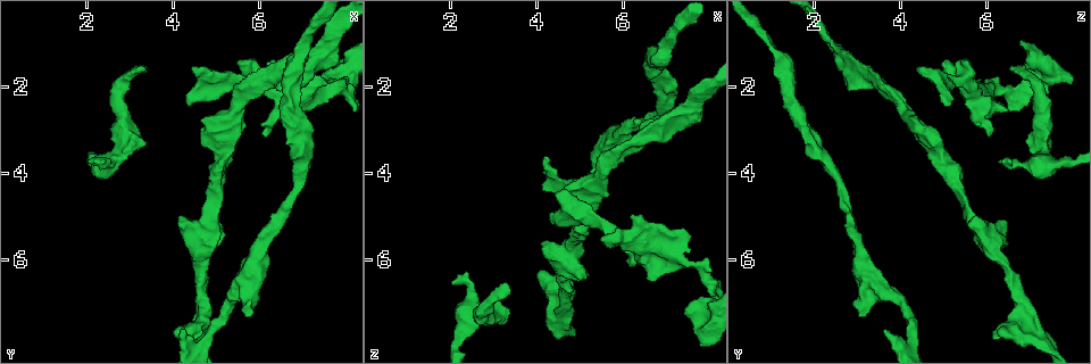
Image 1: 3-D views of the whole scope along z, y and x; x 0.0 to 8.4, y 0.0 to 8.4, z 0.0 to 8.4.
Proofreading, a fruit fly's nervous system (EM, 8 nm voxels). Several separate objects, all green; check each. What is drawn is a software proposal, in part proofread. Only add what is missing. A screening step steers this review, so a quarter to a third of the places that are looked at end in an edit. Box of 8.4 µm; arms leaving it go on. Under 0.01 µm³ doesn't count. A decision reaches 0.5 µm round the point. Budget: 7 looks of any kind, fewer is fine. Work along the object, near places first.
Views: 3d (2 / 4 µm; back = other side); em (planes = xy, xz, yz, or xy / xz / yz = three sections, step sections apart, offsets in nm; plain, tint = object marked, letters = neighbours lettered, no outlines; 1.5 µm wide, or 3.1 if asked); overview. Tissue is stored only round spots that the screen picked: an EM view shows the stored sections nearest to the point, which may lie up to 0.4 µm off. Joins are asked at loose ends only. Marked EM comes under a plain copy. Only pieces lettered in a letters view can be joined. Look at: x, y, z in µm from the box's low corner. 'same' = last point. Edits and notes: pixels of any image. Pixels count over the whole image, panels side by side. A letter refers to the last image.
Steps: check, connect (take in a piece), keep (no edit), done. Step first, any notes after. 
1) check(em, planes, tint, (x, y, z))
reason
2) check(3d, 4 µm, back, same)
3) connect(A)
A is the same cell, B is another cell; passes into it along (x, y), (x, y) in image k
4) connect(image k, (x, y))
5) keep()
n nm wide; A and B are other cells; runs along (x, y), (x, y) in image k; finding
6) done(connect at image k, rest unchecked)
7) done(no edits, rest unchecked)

check(3d, 4 µm, (4.20, 7.55, 3.60))
end of a long branch

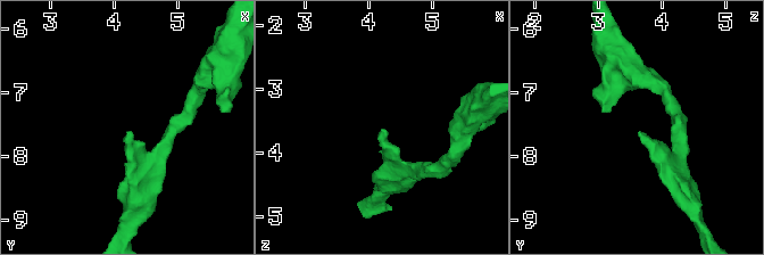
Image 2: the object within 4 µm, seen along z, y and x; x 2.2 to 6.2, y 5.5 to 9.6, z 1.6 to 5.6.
check(em, planes, letters, (4.20, 7.65, 3.60))
shape alone is not enough

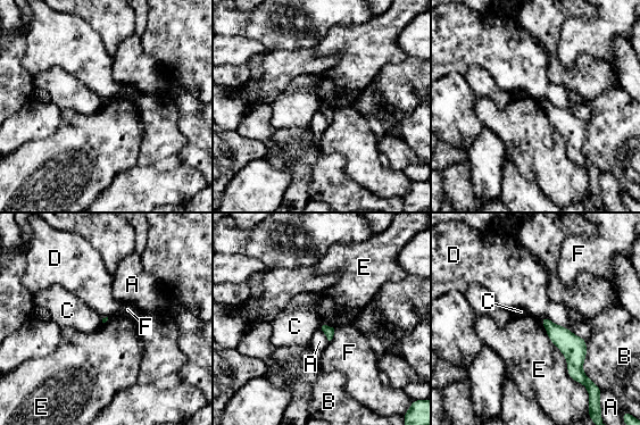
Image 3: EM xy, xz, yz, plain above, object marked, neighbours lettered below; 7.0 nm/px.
keep()
E touches over 600 nm; A, B, C, D, E and F are other cells; none of them fits

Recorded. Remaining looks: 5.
check(3d, 2 µm, (4.50, 7.80, 6.15))
free end

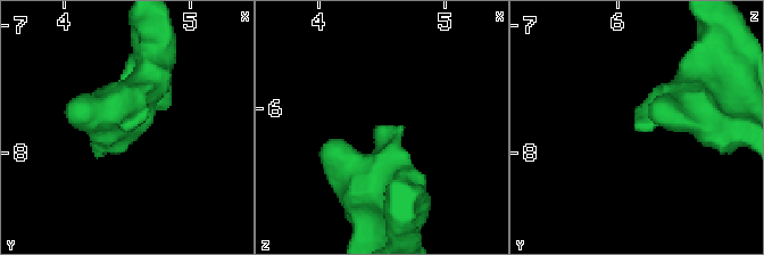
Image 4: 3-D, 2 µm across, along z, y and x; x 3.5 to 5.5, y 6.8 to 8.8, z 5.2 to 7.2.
check(em, yz, step 4, letters, (4.50, 7.80, 6.14))

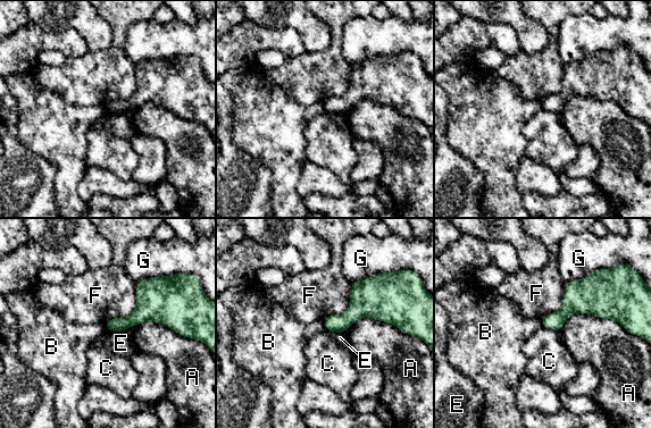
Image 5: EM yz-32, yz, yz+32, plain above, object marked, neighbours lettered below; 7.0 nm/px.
check(em, planes, letters, same)

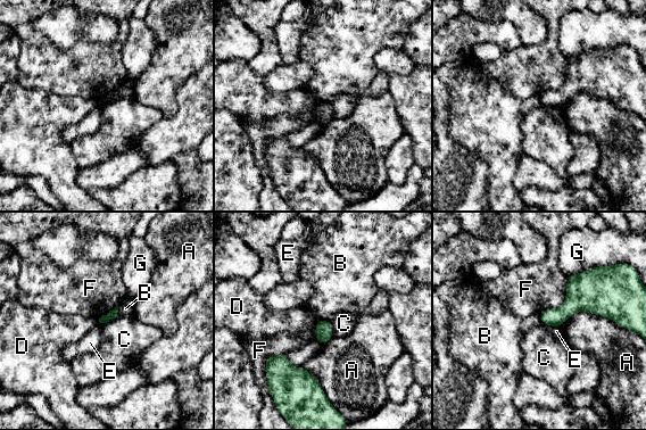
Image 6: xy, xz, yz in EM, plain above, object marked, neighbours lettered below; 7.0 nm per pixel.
keep()
A touches over 420 nm; A, B, C, D, E, F and G are other cells; border along (118, 307), (116, 316) in image 6; no lettered piece goes on from it

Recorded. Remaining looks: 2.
check(3d, 4 µm, (5.50, 1.35, 5.50))
thick end

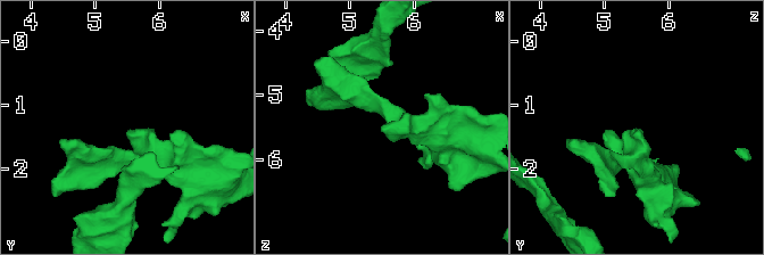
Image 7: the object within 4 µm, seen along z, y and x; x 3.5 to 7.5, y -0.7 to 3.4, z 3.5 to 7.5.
check(em, planes, letters, (5.50, 1.40, 5.55))

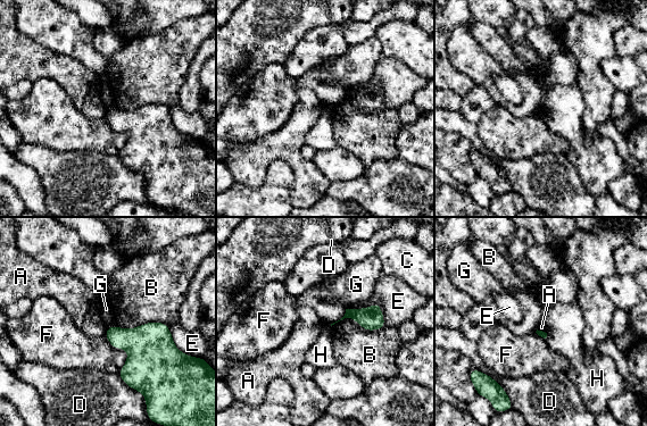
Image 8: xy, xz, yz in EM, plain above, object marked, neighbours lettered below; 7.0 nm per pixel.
keep()
B touches over 400 nm; A, B, C, D, E, F, G and H are other cells; none of them fits

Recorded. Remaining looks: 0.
done(no edits, rest unchecked)

